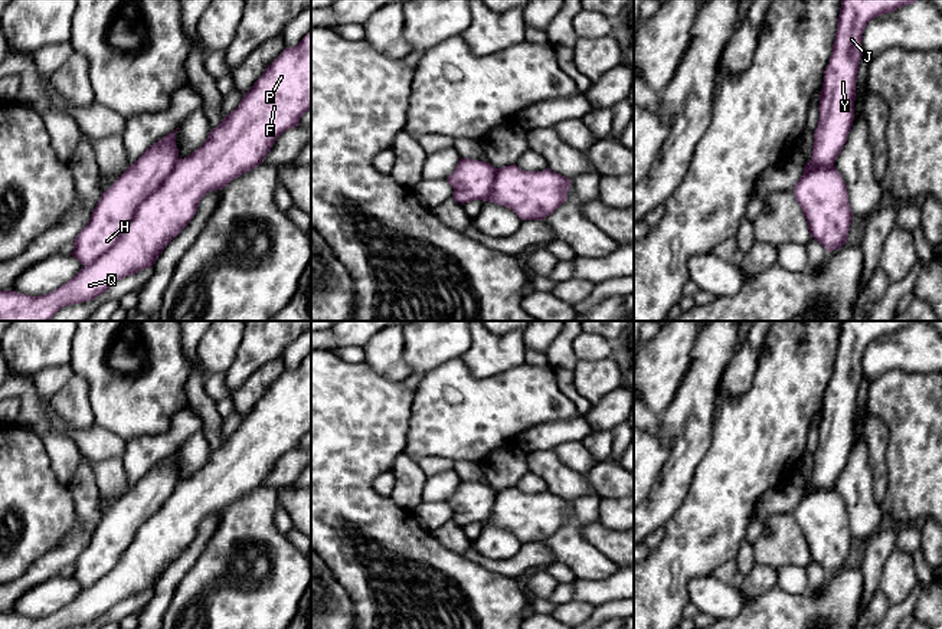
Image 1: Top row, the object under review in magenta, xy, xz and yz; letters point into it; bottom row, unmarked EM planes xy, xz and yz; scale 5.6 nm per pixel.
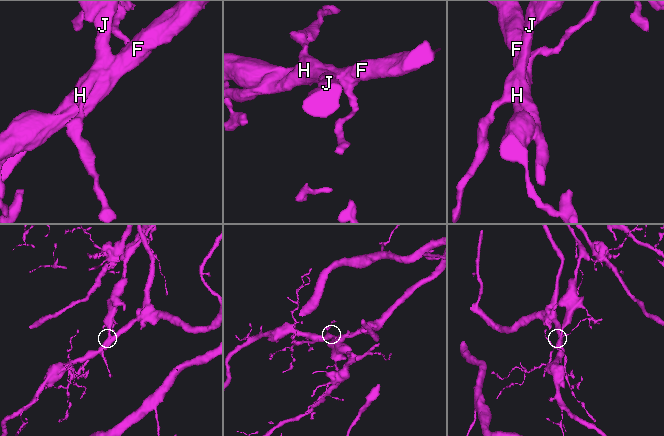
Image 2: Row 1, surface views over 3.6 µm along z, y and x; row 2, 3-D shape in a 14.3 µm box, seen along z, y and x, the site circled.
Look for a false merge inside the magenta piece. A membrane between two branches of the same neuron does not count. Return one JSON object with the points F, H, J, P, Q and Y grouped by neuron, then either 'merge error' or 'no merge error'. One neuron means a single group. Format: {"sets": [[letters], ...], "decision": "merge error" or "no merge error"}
{"sets": [["F", "P", "Q"], ["H", "J", "Y"]], "decision": "merge error"}

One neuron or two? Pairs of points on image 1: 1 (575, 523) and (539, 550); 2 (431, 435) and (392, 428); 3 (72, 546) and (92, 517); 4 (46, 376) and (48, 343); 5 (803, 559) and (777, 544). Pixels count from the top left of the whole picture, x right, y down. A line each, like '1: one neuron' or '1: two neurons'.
1: two neurons
2: two neurons
3: one neuron
4: two neurons
5: one neuron

